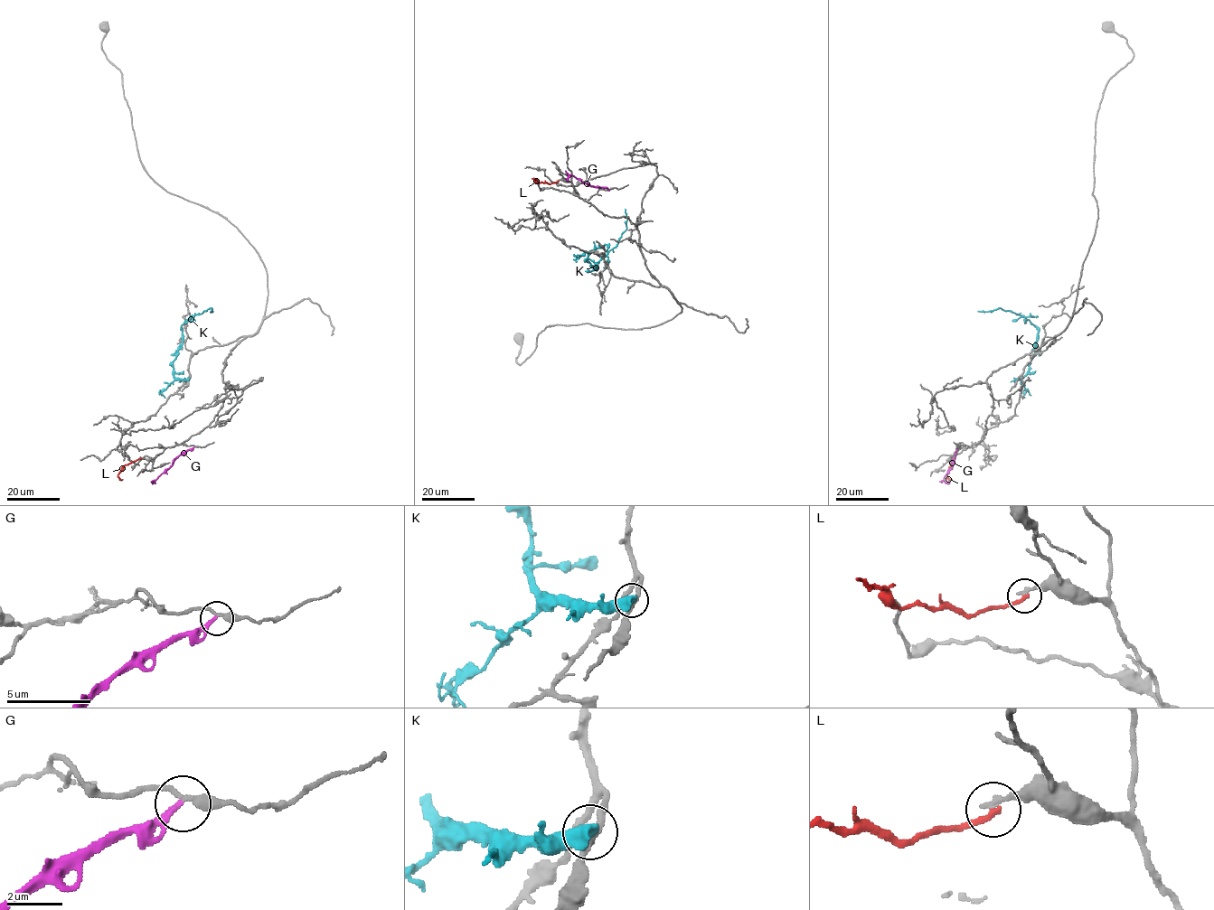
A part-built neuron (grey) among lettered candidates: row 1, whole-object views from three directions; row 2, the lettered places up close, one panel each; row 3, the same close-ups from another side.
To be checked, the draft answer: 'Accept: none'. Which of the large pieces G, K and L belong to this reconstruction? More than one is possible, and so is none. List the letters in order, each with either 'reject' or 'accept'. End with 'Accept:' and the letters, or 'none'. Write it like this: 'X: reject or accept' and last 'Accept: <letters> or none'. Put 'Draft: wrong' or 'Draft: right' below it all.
G: reject
K: reject
L: reject
Accept: none
Draft: right

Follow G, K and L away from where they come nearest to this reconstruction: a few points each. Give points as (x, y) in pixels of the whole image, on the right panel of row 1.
G: (958, 446), (952, 466), (944, 479), (949, 483)
K: (1017, 379), (1021, 379), (1029, 369), (1038, 329), (1021, 315), (999, 308), (978, 311)
L: (949, 458), (953, 460), (947, 475), (950, 479)

